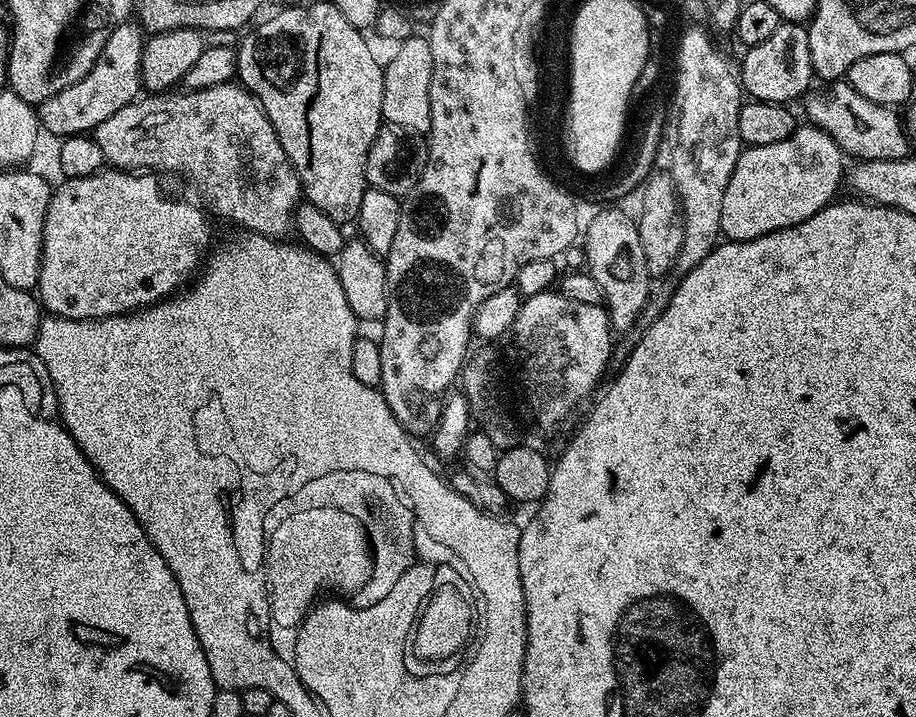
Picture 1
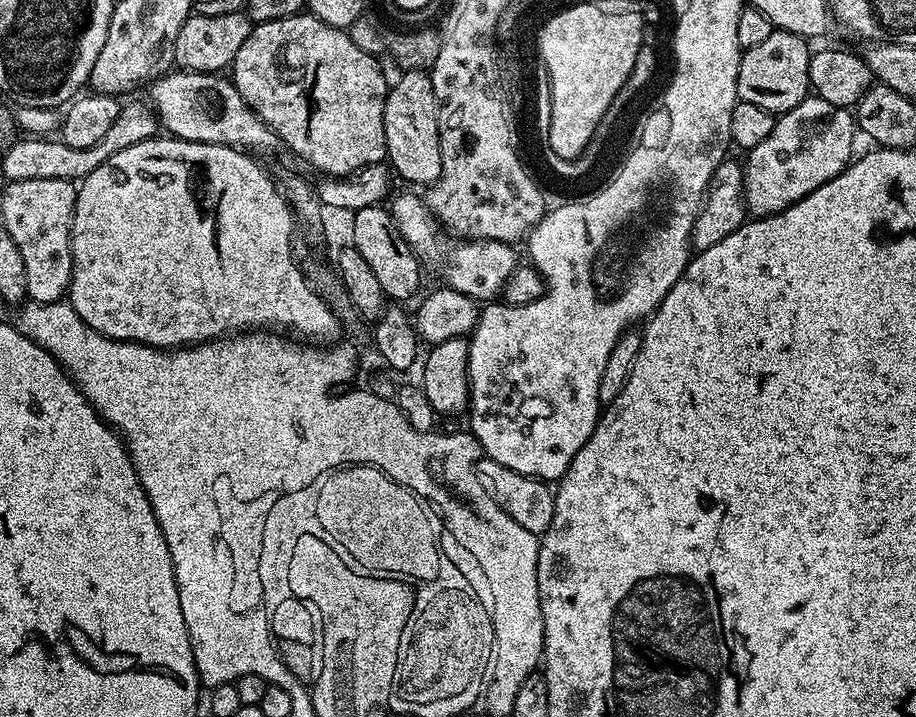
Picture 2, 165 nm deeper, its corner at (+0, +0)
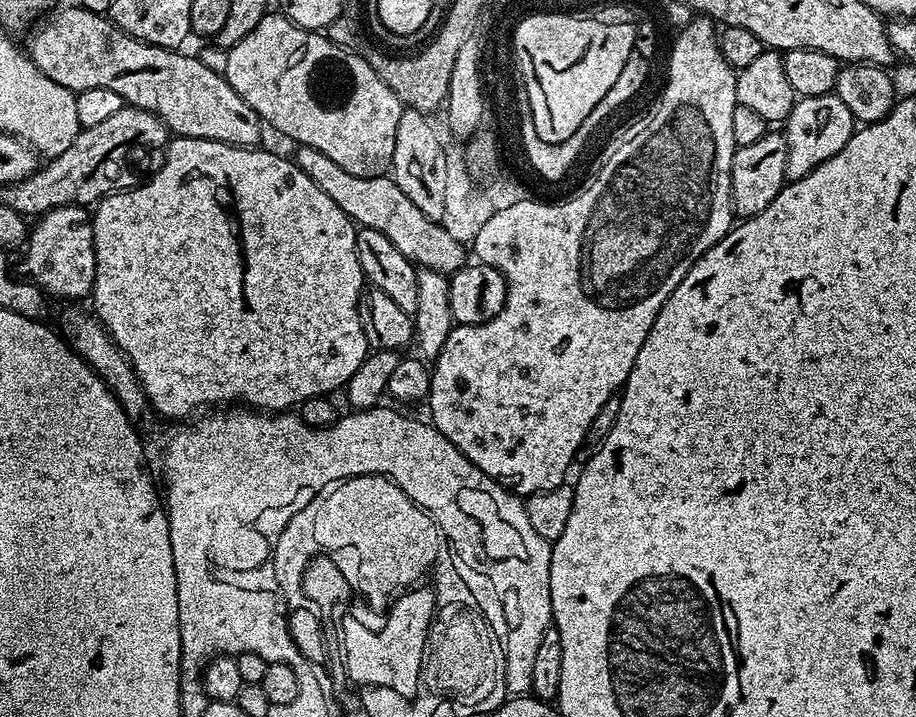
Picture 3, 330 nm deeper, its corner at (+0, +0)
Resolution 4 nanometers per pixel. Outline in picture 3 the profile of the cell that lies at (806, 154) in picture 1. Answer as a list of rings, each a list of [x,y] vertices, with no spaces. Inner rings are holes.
[[[801,96],[790,110],[782,131],[788,143],[788,157],[786,158],[786,174],[788,180],[797,180],[814,166],[822,166],[826,158],[834,158],[842,146],[852,137],[854,121],[850,110],[846,110],[846,102],[842,102],[835,96]]]

